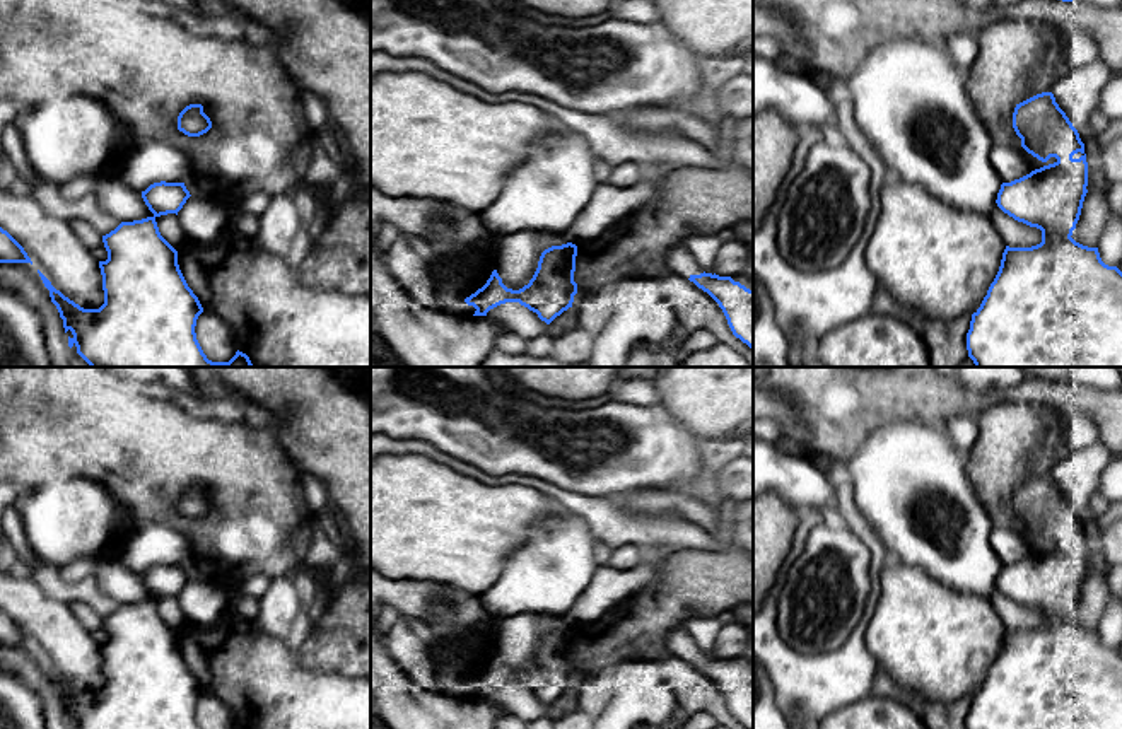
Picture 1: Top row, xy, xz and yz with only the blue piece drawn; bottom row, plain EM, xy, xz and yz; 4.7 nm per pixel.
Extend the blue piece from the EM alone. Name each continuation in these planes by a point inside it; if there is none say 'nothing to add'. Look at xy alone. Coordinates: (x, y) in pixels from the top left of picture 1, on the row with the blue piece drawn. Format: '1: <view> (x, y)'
nothing to add

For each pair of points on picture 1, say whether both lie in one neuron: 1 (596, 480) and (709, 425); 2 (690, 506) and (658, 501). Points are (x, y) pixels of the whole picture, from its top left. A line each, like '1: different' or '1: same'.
1: different
2: same

